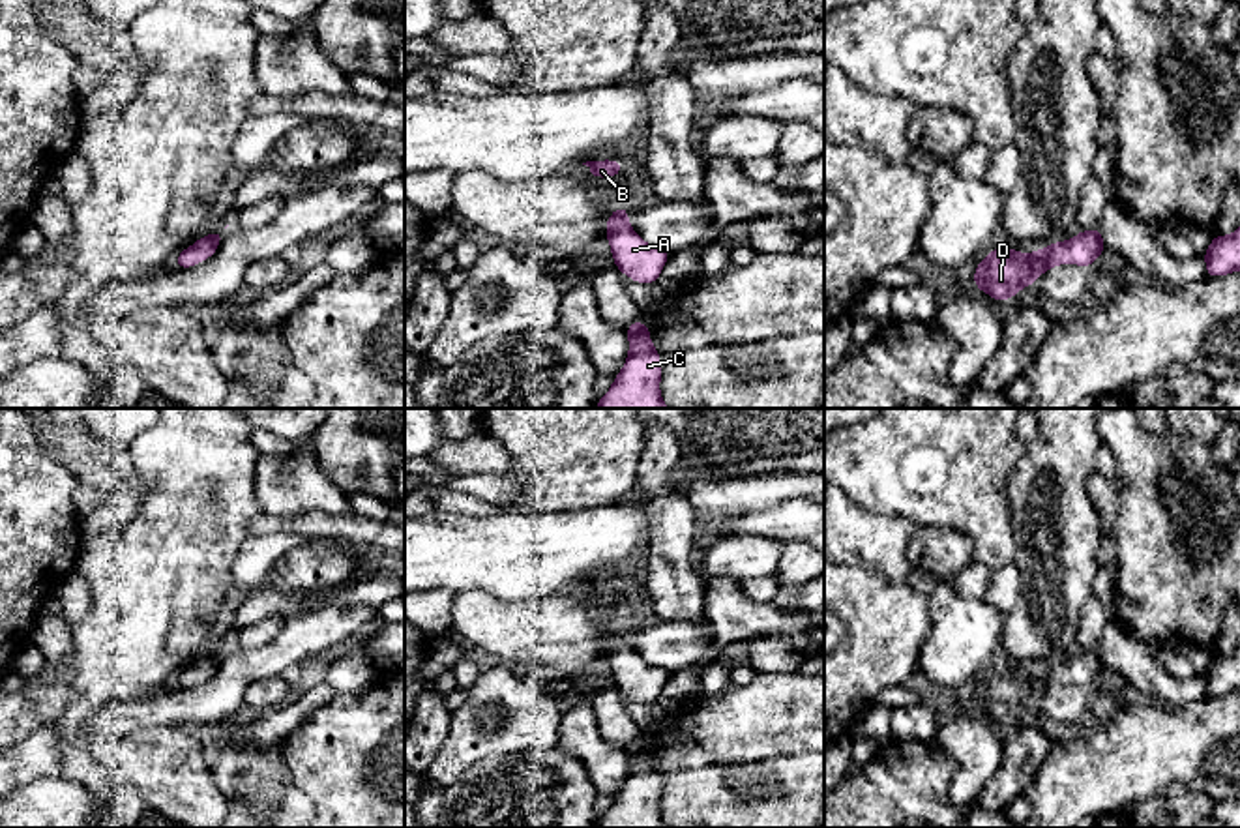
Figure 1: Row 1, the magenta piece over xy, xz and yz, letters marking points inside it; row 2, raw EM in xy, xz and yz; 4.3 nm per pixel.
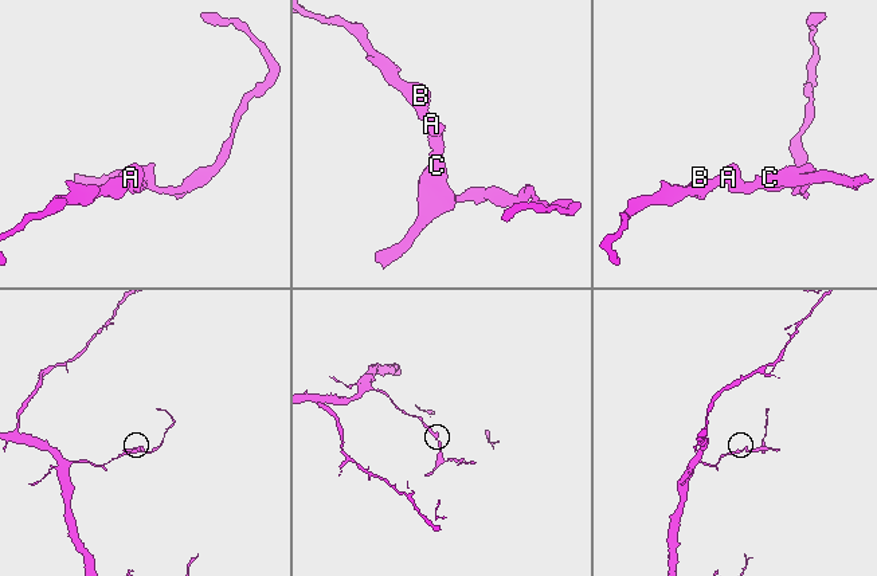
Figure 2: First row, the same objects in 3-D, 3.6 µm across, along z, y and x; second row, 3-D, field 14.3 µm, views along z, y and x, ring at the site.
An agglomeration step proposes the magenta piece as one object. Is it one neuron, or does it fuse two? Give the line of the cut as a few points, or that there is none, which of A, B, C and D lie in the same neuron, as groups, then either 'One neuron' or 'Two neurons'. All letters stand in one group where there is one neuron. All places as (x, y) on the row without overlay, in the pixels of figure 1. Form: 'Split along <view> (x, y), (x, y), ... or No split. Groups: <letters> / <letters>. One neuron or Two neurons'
No split. Groups: A B C D. One neuron

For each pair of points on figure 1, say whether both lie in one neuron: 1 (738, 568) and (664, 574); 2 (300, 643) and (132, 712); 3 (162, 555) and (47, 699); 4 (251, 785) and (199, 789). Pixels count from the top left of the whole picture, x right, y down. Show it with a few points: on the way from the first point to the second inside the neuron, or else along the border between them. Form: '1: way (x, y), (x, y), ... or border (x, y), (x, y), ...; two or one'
1: border (701, 540), (697, 568), (705, 579); two
2: way (259, 662), (248, 664), (210, 701), (173, 709); one
3: border (73, 690), (75, 695), (70, 703), (45, 724); two
4: border (210, 757), (210, 776), (229, 808); two

